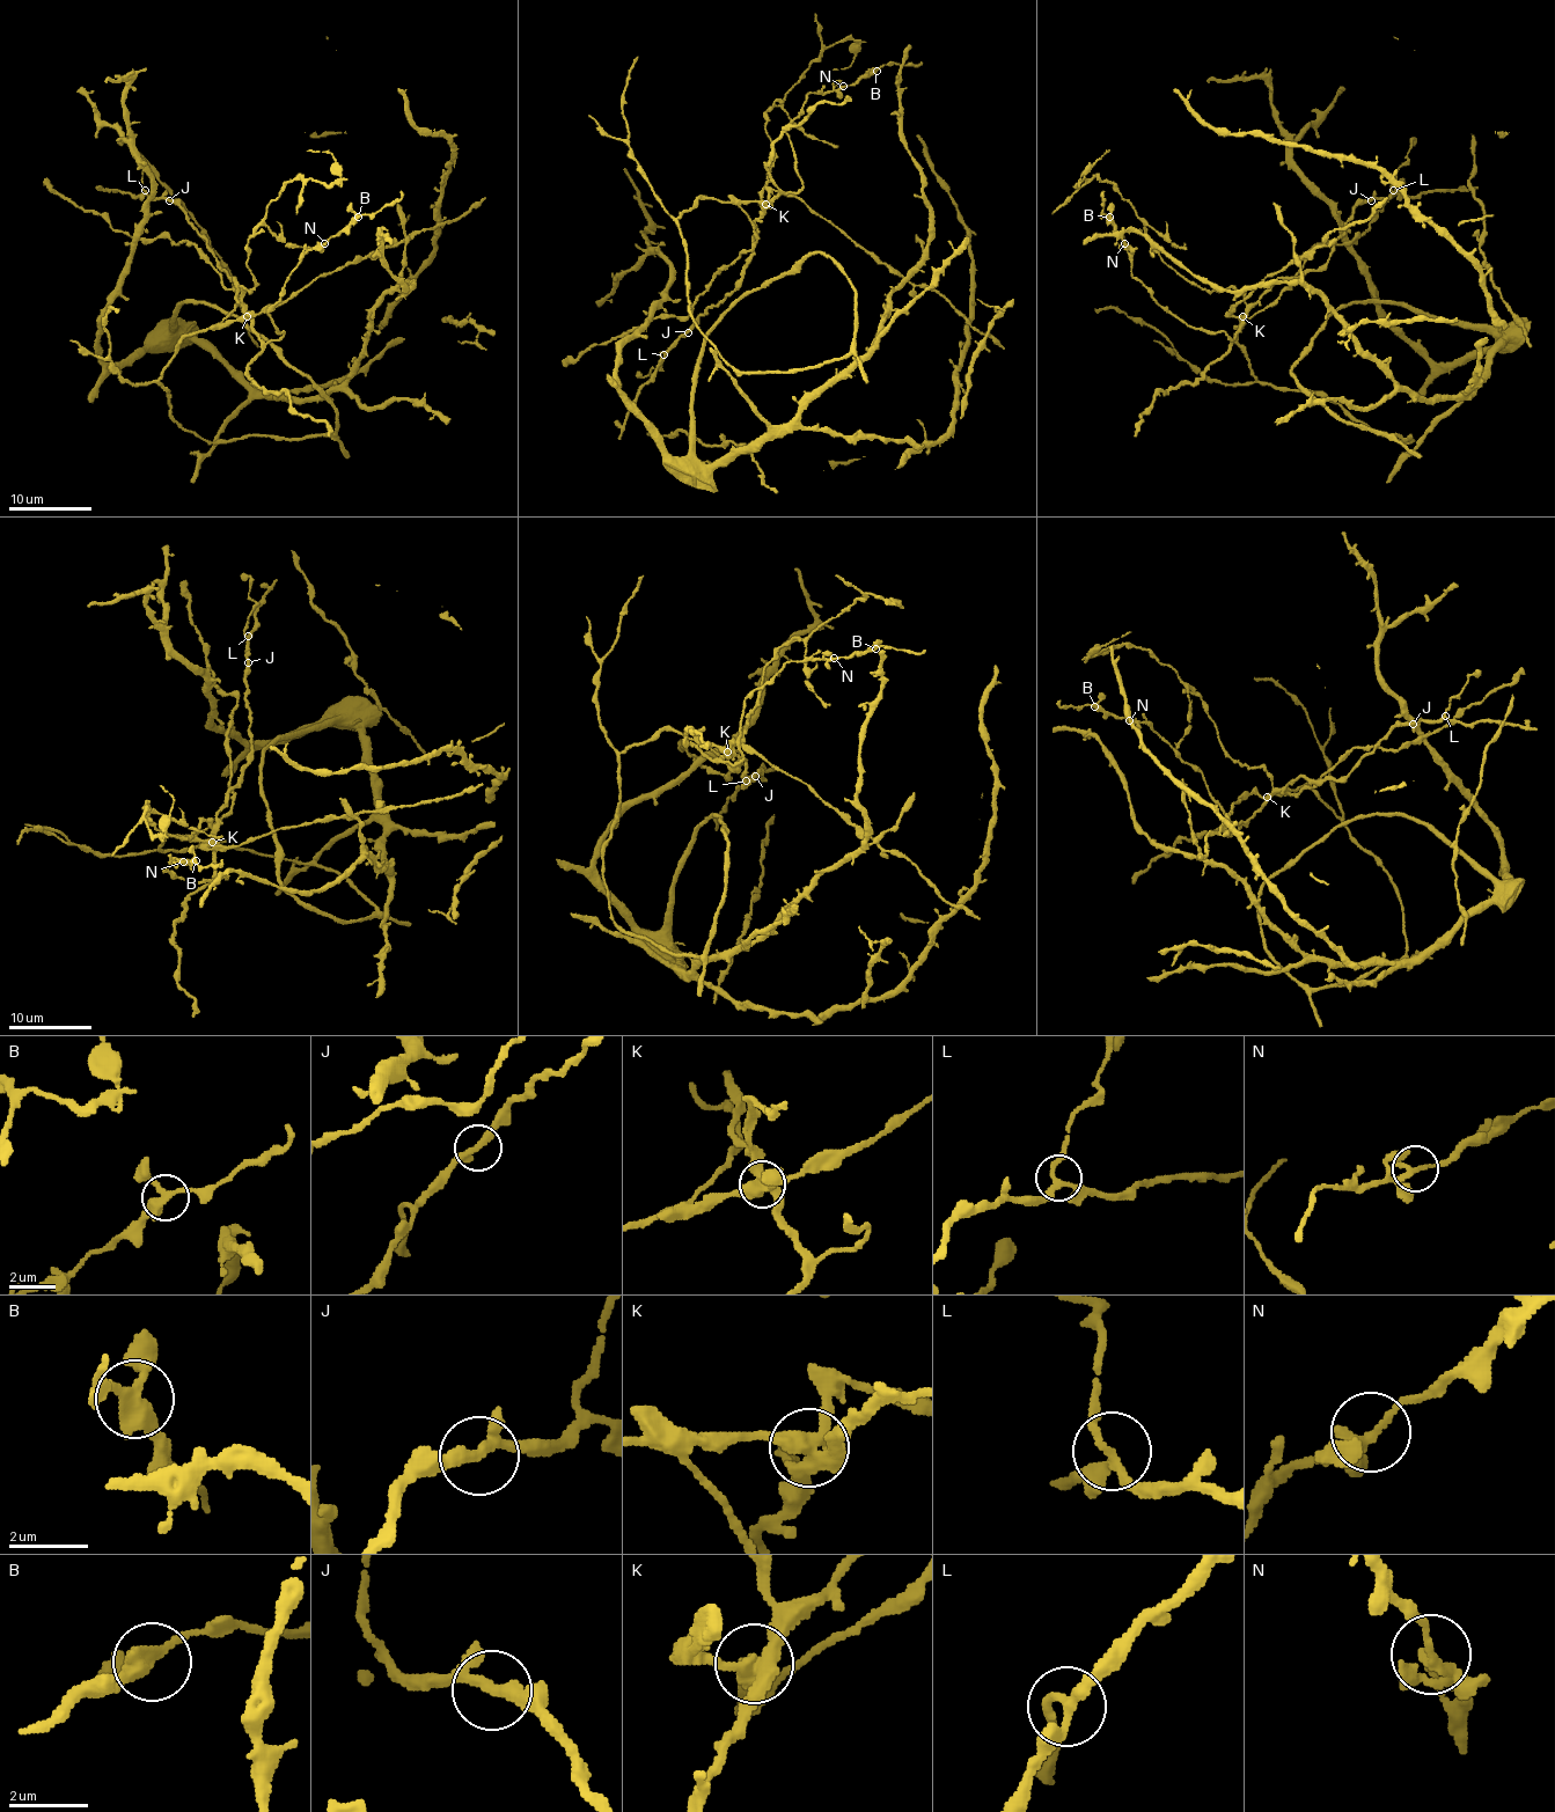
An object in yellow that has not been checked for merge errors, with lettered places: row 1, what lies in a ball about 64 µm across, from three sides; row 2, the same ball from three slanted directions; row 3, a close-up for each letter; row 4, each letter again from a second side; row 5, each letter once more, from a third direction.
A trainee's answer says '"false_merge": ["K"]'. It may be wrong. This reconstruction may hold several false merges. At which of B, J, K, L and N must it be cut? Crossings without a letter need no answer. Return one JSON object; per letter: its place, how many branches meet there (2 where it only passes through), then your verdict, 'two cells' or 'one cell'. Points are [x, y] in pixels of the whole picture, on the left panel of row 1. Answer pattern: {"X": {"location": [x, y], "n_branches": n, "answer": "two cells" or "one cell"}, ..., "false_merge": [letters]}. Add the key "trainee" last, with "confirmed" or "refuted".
{"B": {"location": [358, 217], "n_branches": 3, "answer": "one cell"}, "J": {"location": [169, 200], "n_branches": 3, "answer": "one cell"}, "K": {"location": [247, 316], "n_branches": 4, "answer": "two cells"}, "L": {"location": [145, 190], "n_branches": 3, "answer": "one cell"}, "N": {"location": [324, 243], "n_branches": 4, "answer": "one cell"}, "false_merge": ["K"], "trainee": "confirmed"}

